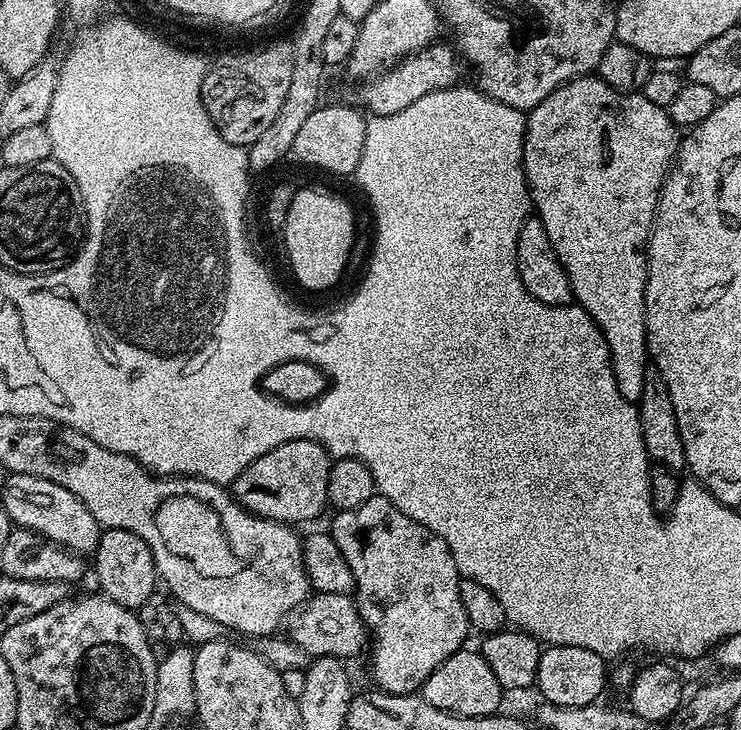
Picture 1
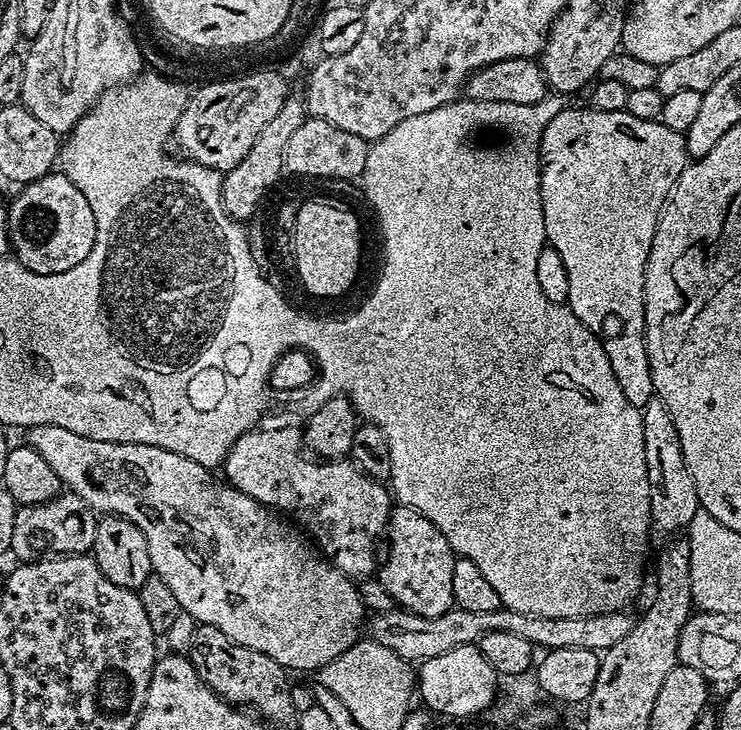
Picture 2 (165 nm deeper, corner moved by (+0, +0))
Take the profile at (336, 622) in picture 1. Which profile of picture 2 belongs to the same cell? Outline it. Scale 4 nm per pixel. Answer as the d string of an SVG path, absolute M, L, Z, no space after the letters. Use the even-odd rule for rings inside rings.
M454 606L446 614L435 616L434 618L426 618L413 612L393 610L391 612L371 613L366 620L366 632L371 639L378 642L378 646L386 646L386 650L394 650L394 654L398 654L398 658L409 662L438 658L438 654L446 654L446 650L454 650L458 646L466 646L467 644L479 645L483 636L494 634L495 632L505 632L506 634L514 634L518 638L526 638L526 642L530 642L540 650L550 648L567 650L569 646L582 646L582 650L603 654L610 646L614 646L614 642L618 642L621 638L626 638L626 634L630 634L634 620L633 617L628 617L626 613L627 611L621 610L618 612L599 612L598 614L579 616L578 618L542 618L534 614L518 614L518 610L510 610L503 606L498 610L474 610L473 612Z

